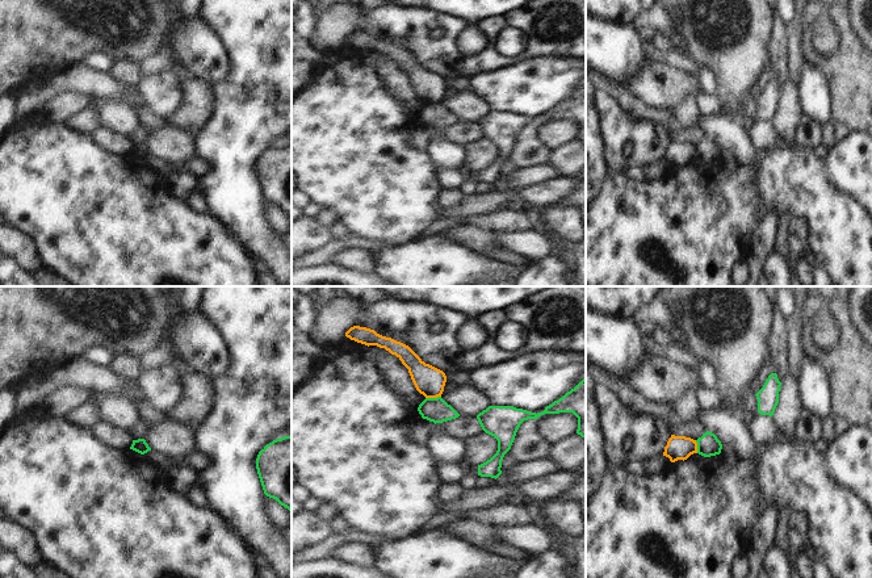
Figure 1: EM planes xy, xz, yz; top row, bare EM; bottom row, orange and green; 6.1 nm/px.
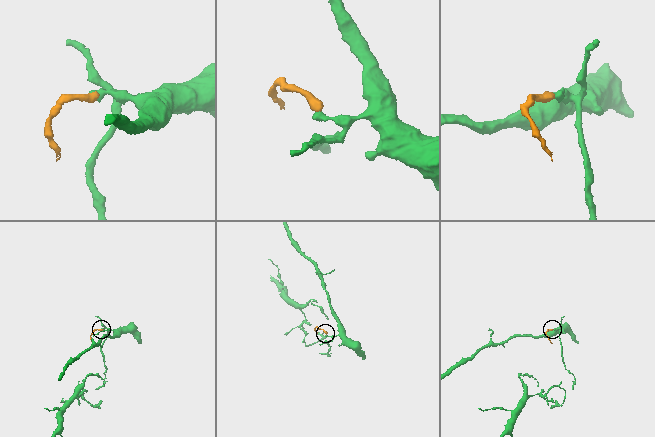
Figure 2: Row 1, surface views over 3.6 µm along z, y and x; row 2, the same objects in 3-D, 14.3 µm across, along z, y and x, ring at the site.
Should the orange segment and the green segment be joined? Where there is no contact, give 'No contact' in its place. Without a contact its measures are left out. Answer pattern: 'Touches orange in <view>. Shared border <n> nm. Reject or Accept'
Touches orange in xz. Shared border 100 nm. Reject.

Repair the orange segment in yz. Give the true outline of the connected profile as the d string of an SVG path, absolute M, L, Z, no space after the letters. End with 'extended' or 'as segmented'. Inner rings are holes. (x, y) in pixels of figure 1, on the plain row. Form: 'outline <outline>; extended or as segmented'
outline M671 141L665 152L663 162L668 163L671 168L675 168L678 166L684 167L693 159L697 159L696 146L686 142Z; as segmented

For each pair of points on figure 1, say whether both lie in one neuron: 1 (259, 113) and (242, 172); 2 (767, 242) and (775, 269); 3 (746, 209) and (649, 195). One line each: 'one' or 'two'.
1: one
2: two
3: one

